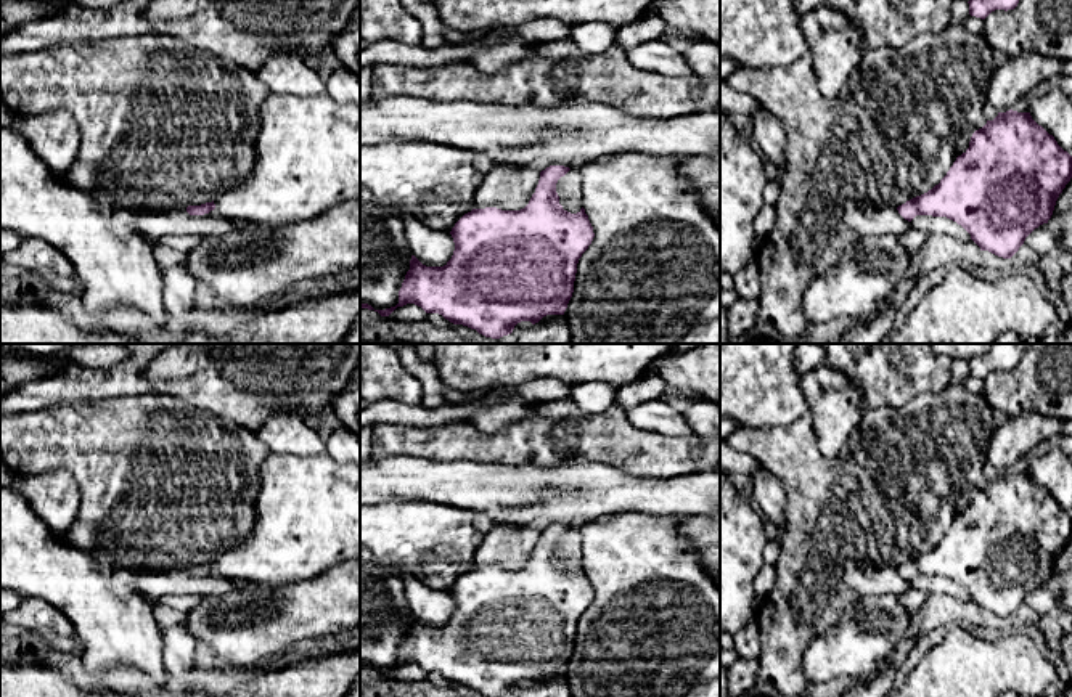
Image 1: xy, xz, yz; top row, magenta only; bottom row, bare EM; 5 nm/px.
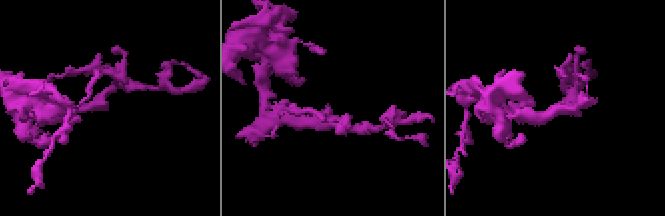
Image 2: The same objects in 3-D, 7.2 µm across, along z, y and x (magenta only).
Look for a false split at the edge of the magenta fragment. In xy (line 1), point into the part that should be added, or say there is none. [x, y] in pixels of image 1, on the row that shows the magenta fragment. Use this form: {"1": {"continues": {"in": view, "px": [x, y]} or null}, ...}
{"1": {"continues": null}}

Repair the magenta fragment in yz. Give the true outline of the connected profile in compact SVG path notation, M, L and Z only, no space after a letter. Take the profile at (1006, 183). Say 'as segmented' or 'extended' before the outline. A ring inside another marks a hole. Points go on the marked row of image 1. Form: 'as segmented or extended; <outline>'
as segmented; M1009 109L972 133L969 148L956 157L939 185L897 210L908 222L916 215L947 217L961 225L980 251L1011 259L1035 228L1048 223L1070 178L1072 156L1030 112Z

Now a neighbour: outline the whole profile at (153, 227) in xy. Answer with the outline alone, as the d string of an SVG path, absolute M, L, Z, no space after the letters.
M186 209L135 215L138 234L149 243L180 234L220 236L251 225L254 223L227 218L217 209L204 215L190 215Z

